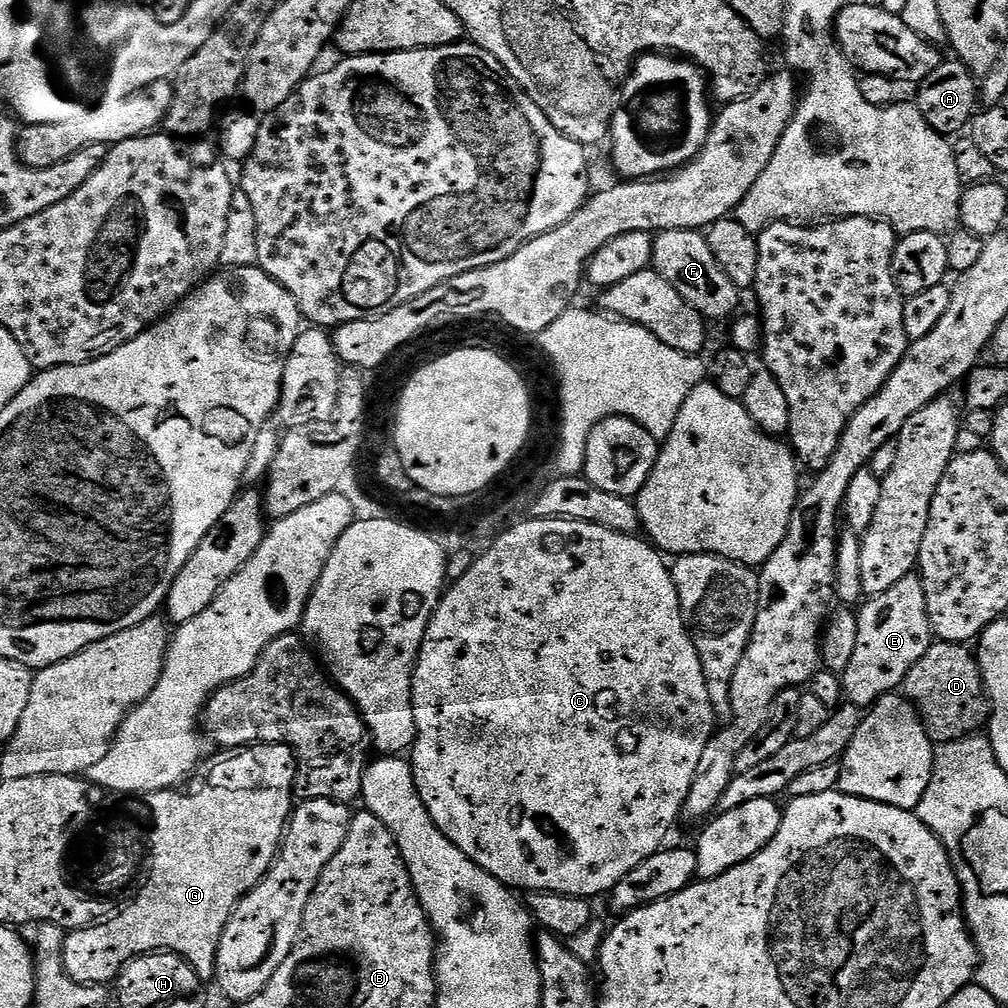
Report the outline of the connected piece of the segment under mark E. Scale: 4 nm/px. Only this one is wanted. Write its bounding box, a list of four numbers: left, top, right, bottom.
[842,575,934,710]

